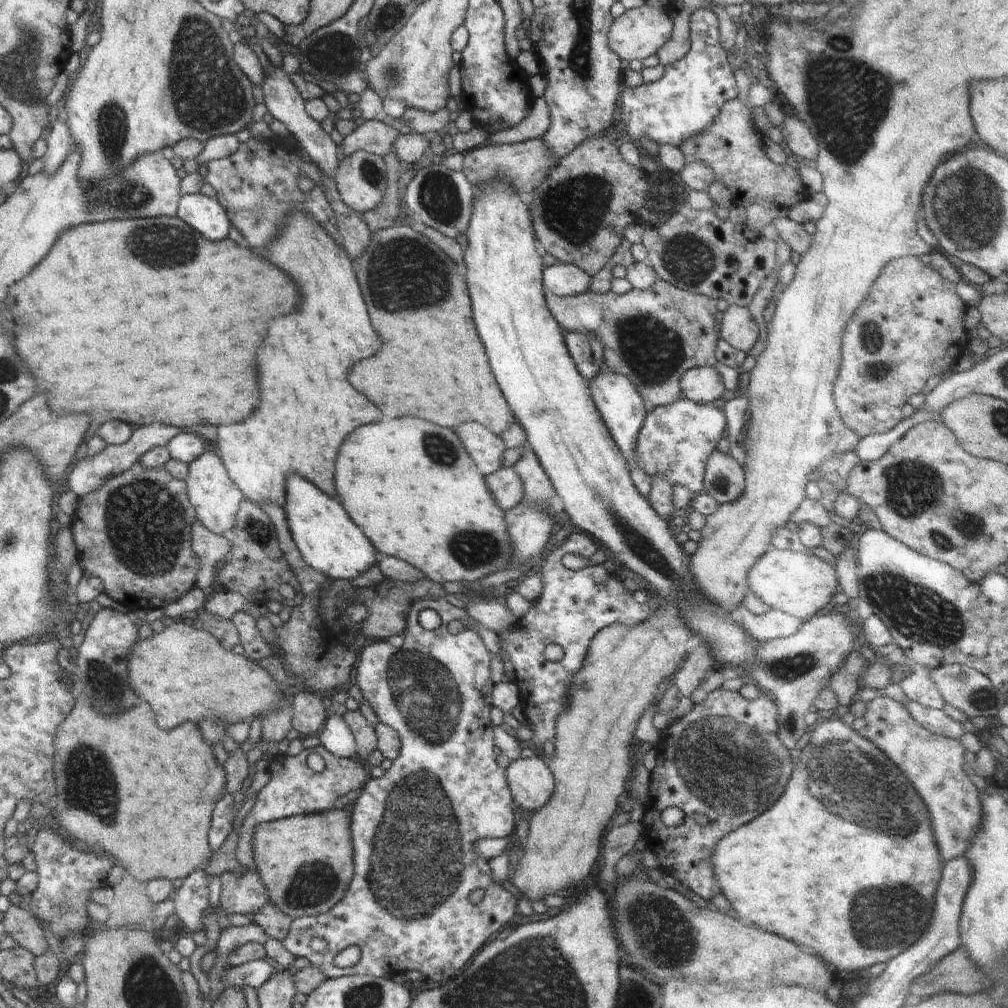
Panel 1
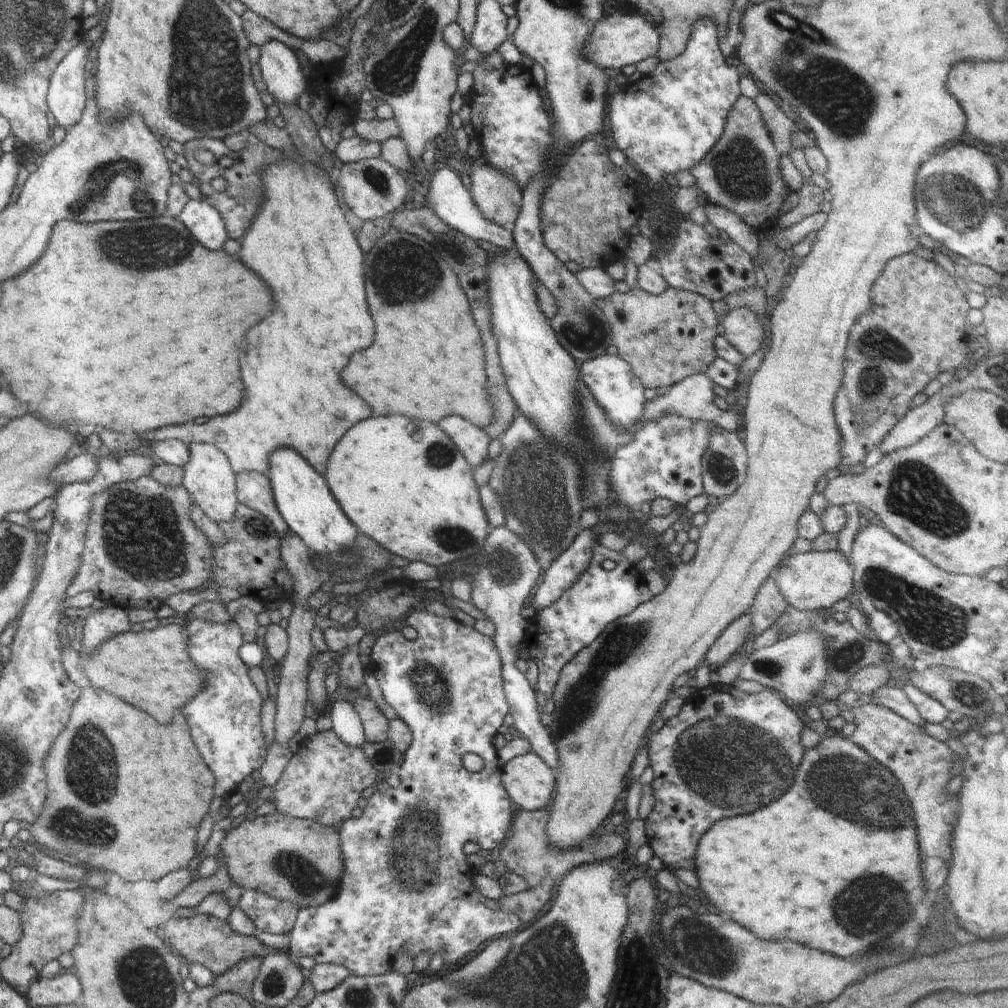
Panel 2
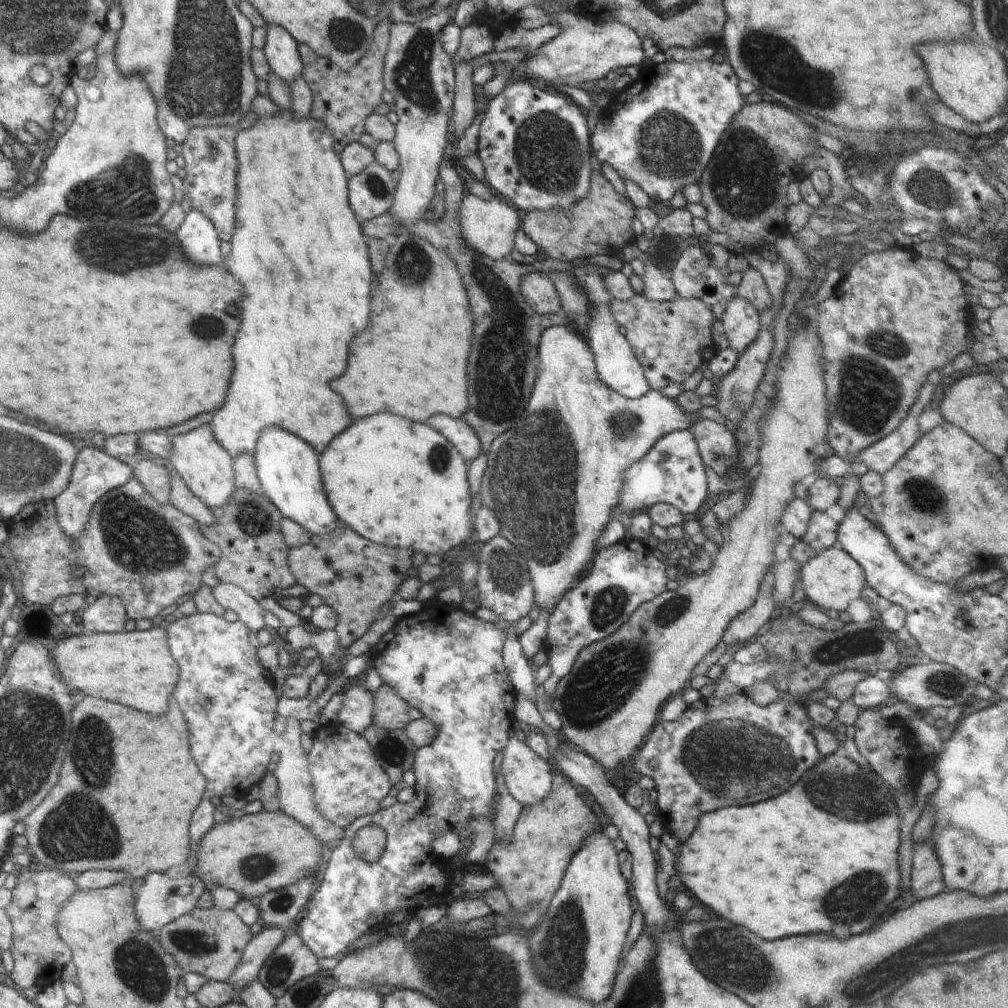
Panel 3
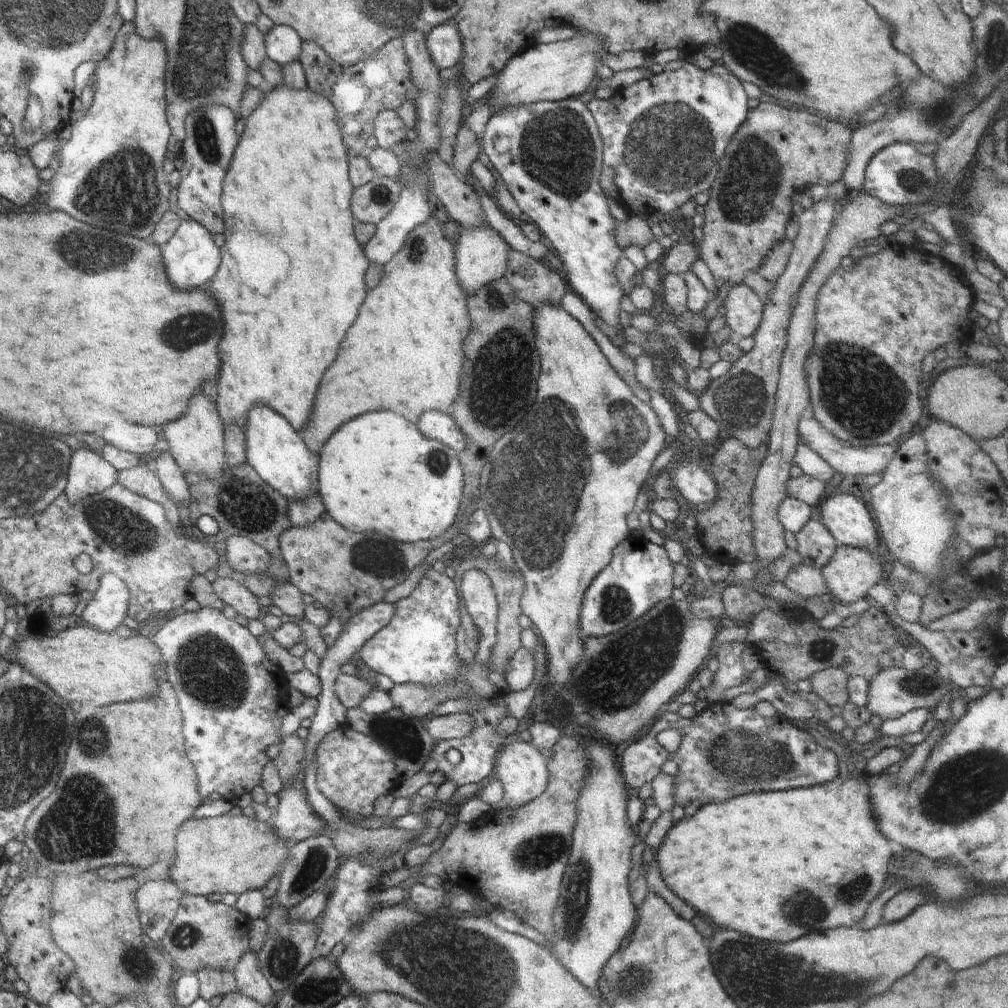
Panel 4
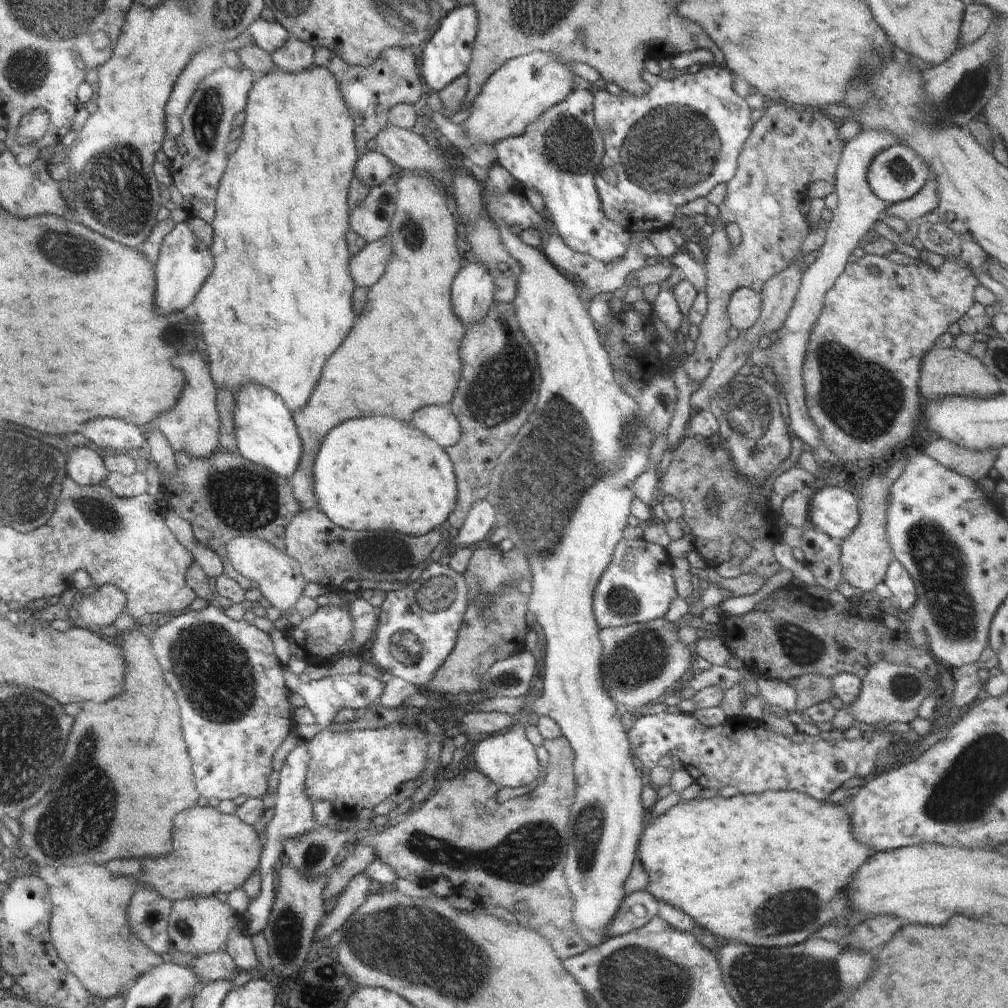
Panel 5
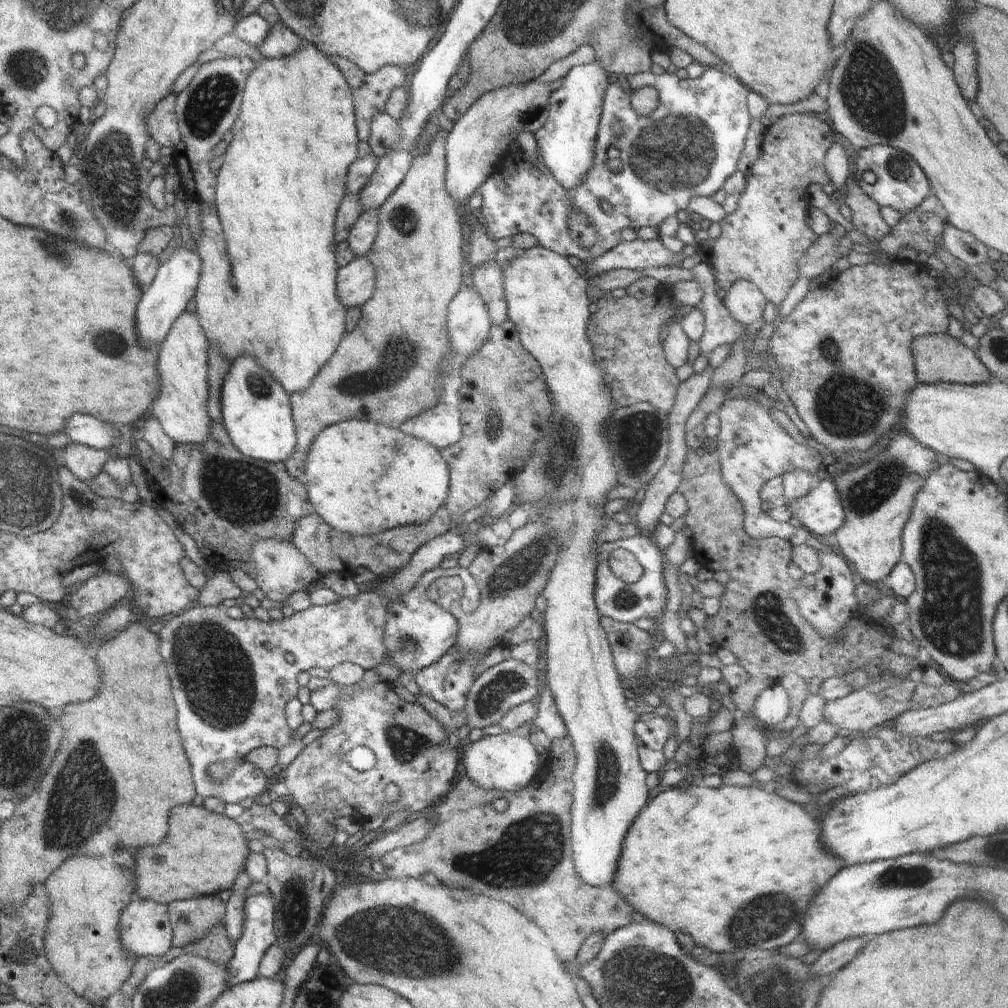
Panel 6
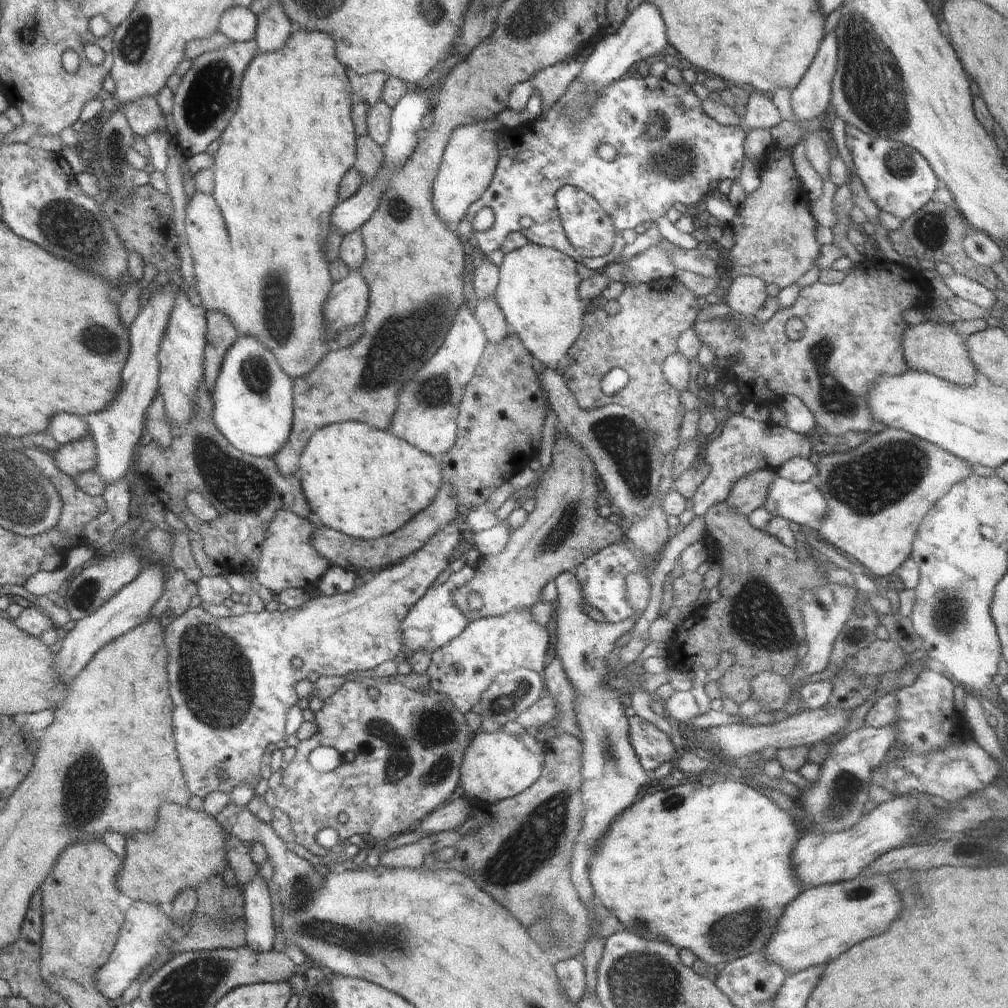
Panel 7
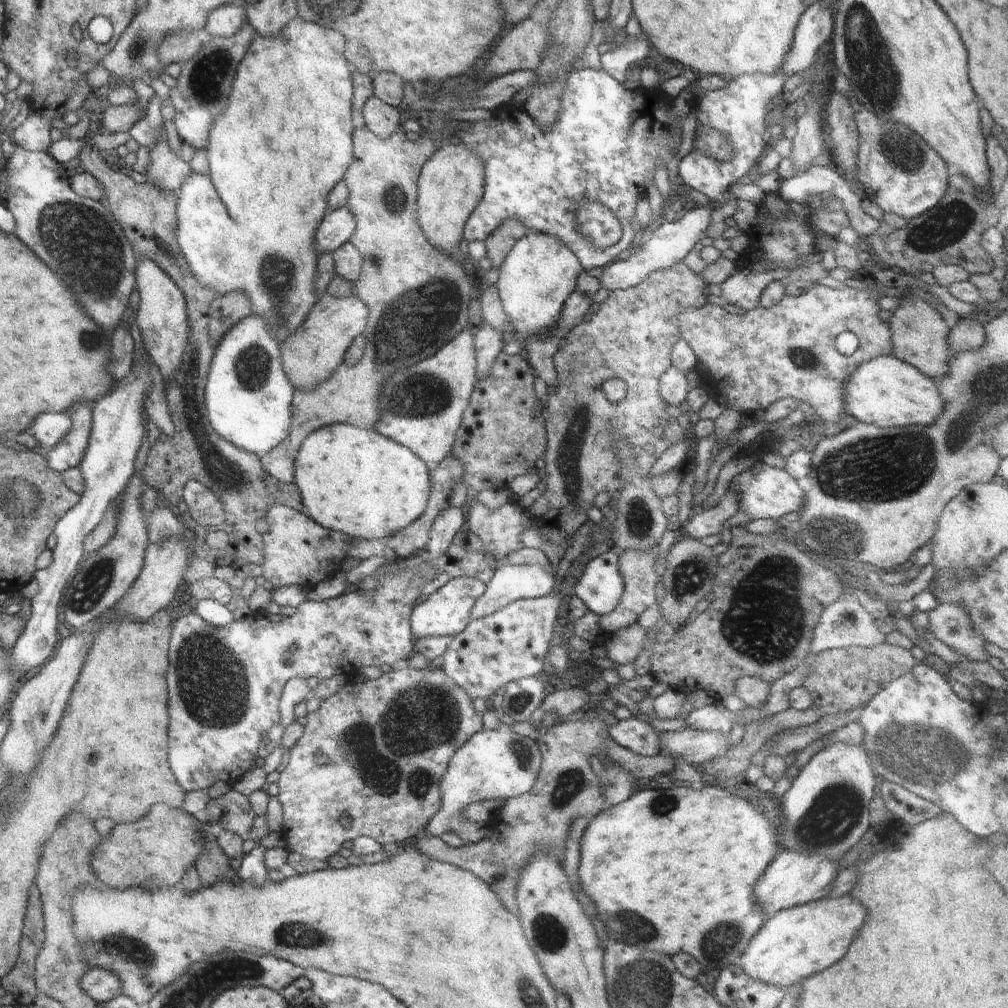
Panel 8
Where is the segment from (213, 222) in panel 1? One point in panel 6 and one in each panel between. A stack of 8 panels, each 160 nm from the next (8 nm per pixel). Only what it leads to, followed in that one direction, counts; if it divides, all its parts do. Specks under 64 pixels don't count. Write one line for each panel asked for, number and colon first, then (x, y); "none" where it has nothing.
2: (201, 218)
3: (198, 237)
4: (191, 258)
5: (184, 265)
6: (177, 280)

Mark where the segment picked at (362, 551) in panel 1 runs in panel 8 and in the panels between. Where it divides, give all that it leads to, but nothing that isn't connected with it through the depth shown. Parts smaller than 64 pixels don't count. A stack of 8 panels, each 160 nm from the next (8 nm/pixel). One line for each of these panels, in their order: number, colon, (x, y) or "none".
2: (302, 497)
3: (288, 469)
4: (277, 452)
5: (266, 435)
6: (256, 411)
7: (253, 398)
8: (248, 396)

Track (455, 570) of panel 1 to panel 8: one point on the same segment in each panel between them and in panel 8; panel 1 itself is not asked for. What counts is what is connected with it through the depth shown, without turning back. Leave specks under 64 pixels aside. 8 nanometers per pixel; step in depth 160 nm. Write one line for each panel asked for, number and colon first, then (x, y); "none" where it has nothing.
2: (429, 509)
3: (396, 483)
4: (378, 473)
5: (363, 467)
6: (362, 478)
7: (357, 480)
8: (353, 481)

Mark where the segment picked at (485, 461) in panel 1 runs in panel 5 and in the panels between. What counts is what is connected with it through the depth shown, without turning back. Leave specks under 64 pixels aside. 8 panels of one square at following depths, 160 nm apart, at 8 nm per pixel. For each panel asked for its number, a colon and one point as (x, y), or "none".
2: (472, 441)
3: (461, 435)
4: (435, 424)
5: (438, 423)

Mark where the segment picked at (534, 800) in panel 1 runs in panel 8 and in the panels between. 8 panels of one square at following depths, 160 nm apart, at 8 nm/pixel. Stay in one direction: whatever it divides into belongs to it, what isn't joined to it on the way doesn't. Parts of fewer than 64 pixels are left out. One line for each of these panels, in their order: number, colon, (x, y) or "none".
2: (529, 781)
3: (528, 777)
4: (524, 773)
5: (509, 760)
6: (507, 762)
7: (499, 765)
8: (495, 764)

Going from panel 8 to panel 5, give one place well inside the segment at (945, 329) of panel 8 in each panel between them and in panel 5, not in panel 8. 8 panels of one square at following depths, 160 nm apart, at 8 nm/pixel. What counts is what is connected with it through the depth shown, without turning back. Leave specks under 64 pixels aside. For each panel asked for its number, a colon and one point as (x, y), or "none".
5: (946, 372)
6: (937, 358)
7: (933, 348)

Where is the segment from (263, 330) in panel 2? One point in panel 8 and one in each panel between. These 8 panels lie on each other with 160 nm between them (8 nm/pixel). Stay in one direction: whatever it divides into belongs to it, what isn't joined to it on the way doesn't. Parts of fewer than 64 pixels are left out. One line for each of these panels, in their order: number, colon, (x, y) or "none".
3: (300, 251)
4: (292, 283)
5: (280, 228)
6: (283, 176)
7: (276, 174)
8: (286, 141)

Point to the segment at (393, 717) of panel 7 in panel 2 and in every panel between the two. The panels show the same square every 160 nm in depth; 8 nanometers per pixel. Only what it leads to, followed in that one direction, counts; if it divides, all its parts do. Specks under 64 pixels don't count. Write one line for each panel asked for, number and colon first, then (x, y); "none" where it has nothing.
2: (322, 782)
3: (348, 782)
4: (352, 769)
5: (359, 769)
6: (411, 749)

